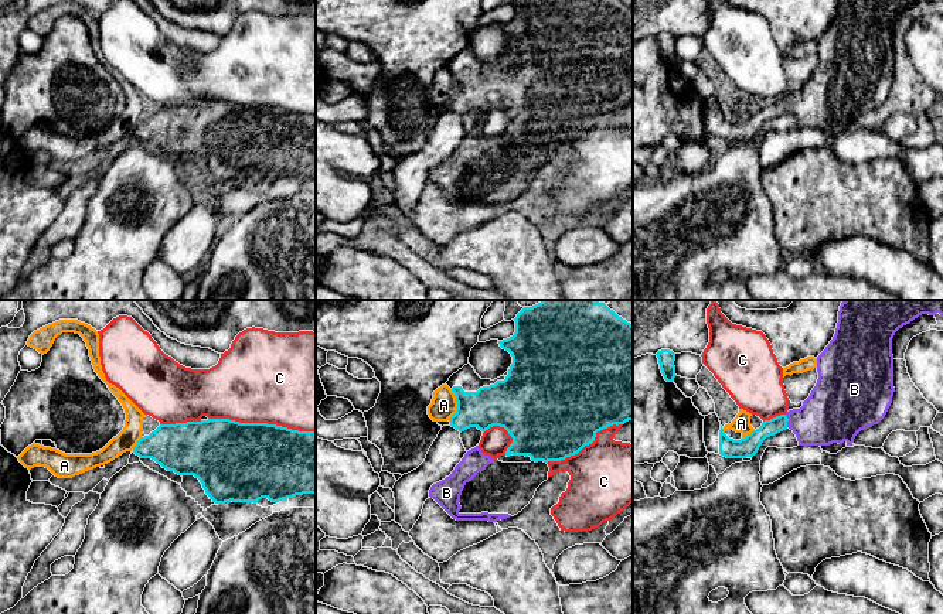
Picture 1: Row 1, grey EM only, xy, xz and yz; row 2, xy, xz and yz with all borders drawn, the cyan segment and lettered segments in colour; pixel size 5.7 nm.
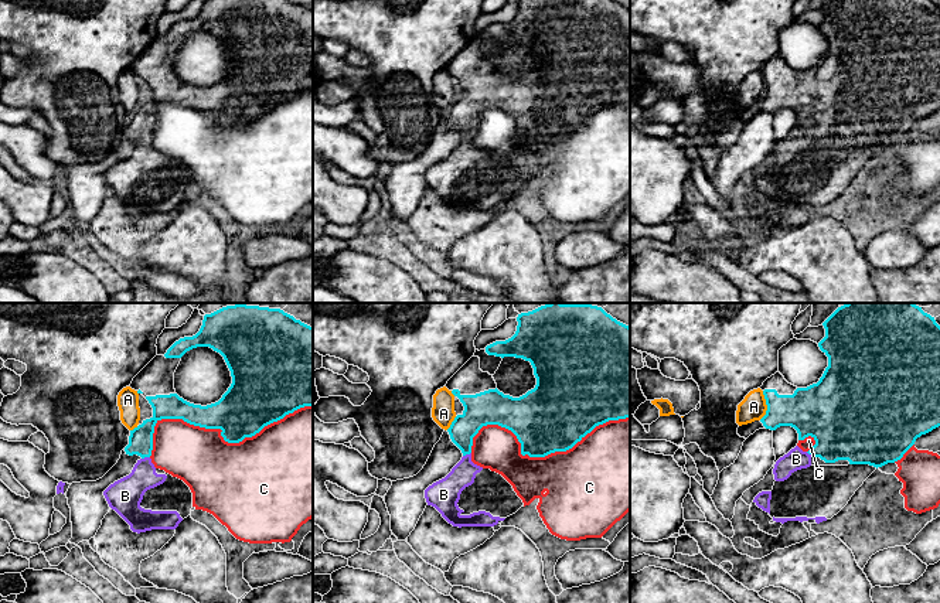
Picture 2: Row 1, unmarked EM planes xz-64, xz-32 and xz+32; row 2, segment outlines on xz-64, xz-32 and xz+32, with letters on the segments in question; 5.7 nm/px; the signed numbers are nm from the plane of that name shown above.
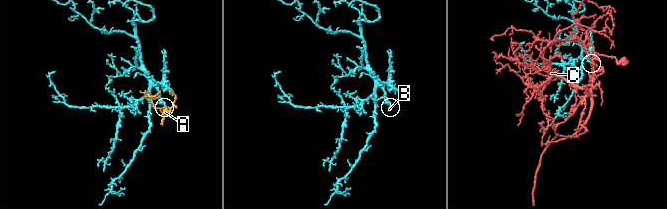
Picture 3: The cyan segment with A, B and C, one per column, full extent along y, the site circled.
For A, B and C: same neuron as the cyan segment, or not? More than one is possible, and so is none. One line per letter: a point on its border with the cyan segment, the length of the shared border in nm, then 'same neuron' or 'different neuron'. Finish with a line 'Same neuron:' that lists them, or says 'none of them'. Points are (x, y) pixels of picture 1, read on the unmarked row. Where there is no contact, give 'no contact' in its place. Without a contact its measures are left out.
A: xz (458, 88) | 180 nm | different neuron
B: yz (787, 103) | 70 nm | same neuron
C: xy (262, 106) | 600 nm | different neuron
Same neuron: B

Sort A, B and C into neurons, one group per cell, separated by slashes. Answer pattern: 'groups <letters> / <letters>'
groups A / B / C

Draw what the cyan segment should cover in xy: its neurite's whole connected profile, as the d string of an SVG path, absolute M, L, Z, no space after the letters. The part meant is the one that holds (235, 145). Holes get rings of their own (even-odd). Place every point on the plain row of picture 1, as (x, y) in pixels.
M208 102L160 108L133 136L178 158L194 158L215 187L316 177L314 115Z

